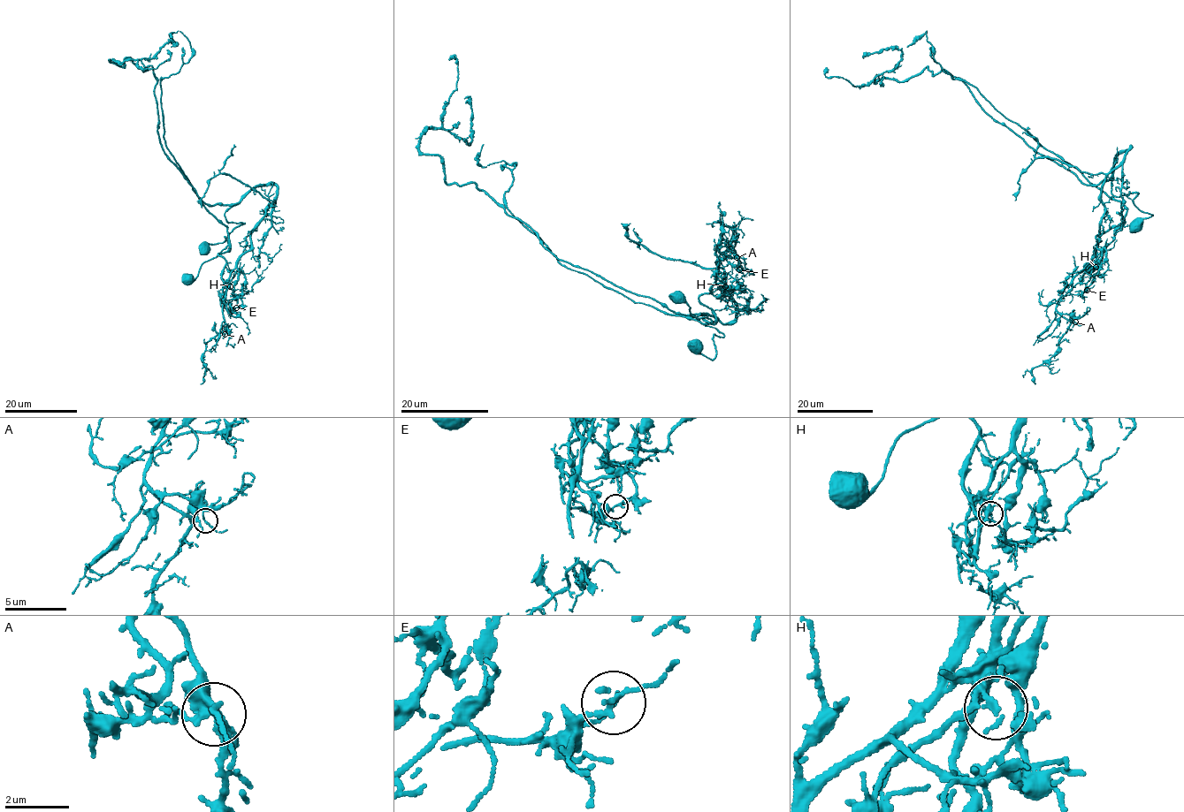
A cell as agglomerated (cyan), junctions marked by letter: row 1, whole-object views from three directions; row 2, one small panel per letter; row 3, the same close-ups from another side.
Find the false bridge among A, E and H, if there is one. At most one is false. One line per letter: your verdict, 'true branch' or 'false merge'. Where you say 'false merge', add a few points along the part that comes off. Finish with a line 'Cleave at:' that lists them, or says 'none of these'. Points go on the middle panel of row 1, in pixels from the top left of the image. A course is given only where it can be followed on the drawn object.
A: true branch
E: true branch
H: false merge; course (725, 286), (698, 296), (716, 322), (704, 324), (573, 270), (507, 208), (515, 164), (481, 167), (484, 144)
Cleave at: H

